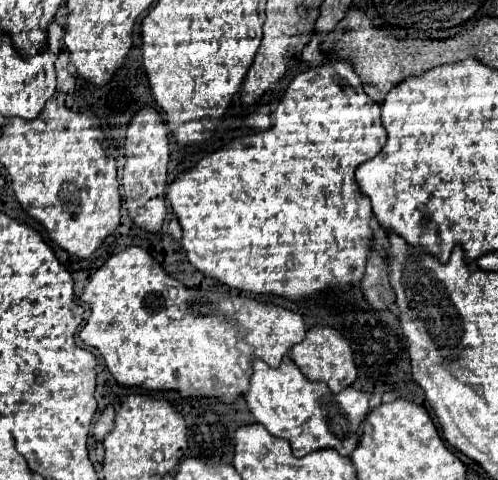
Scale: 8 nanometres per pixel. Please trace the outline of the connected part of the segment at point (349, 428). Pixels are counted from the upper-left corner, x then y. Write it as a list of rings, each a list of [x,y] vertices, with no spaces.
[[[255,359],[253,377],[245,401],[255,417],[273,437],[287,439],[295,457],[319,449],[335,449],[345,457],[359,445],[361,423],[369,411],[369,395],[353,387],[331,395],[325,383],[311,383],[293,361],[283,361],[279,369],[271,369],[267,363]]]

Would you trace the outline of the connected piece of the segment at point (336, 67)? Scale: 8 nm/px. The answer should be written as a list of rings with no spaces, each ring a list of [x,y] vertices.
[[[327,61],[325,65],[309,69],[291,81],[291,85],[289,85],[287,93],[283,95],[283,99],[279,101],[275,113],[271,113],[271,121],[273,121],[271,129],[259,131],[253,137],[243,137],[243,139],[239,139],[239,143],[231,143],[225,149],[209,153],[207,157],[203,157],[197,163],[197,167],[181,173],[169,185],[167,197],[169,197],[169,203],[179,219],[179,225],[183,229],[181,245],[187,253],[189,263],[197,271],[201,271],[203,275],[213,277],[213,279],[217,279],[223,285],[229,285],[233,289],[251,291],[257,295],[277,295],[277,297],[285,297],[285,299],[293,301],[293,303],[309,301],[309,299],[317,297],[321,291],[331,289],[335,285],[359,285],[363,275],[365,275],[365,263],[367,263],[369,253],[371,253],[373,229],[371,229],[369,221],[371,221],[373,213],[371,213],[369,199],[363,197],[363,193],[359,191],[359,185],[355,181],[355,169],[361,163],[365,163],[367,159],[373,159],[385,143],[385,131],[381,125],[381,105],[373,103],[367,97],[367,93],[363,93],[363,85],[349,63]]]

